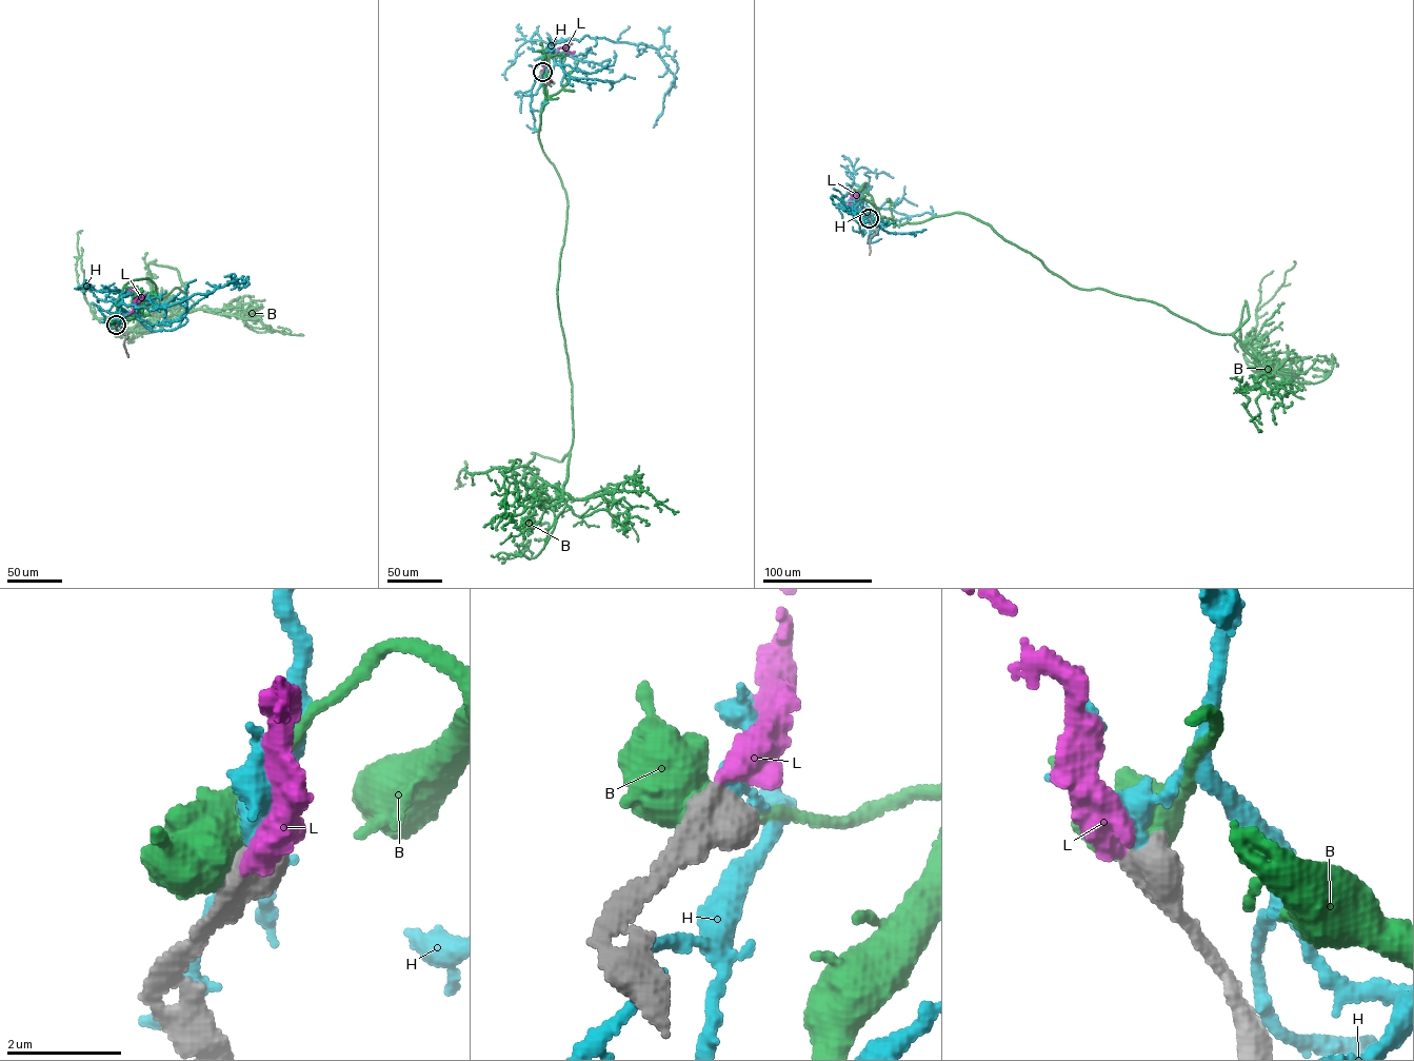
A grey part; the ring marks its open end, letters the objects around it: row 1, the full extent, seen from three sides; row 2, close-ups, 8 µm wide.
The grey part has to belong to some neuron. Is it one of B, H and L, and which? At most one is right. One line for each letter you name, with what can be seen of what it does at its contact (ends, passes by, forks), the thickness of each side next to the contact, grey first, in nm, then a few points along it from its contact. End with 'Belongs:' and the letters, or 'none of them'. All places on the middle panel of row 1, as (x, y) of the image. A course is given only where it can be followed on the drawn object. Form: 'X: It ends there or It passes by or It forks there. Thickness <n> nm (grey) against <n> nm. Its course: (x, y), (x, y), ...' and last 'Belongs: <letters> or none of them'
L: It ends there. Thickness 700 nm (grey) against 440 nm. Its course: (542, 72), (549, 57), (563, 46), (565, 54), (554, 57)
Belongs: L

